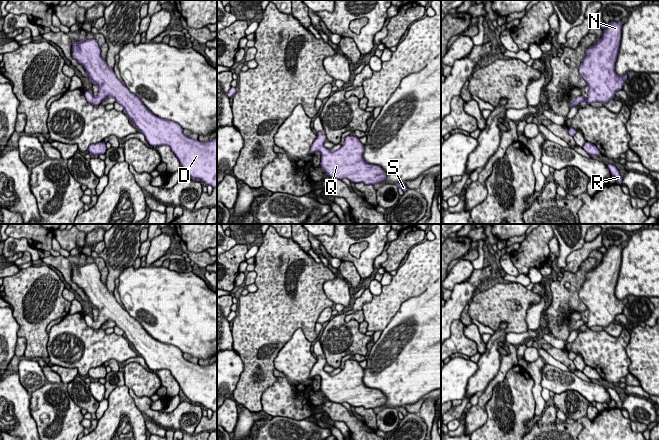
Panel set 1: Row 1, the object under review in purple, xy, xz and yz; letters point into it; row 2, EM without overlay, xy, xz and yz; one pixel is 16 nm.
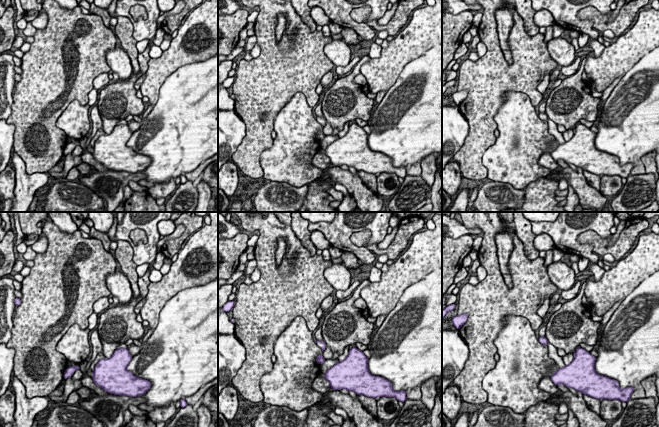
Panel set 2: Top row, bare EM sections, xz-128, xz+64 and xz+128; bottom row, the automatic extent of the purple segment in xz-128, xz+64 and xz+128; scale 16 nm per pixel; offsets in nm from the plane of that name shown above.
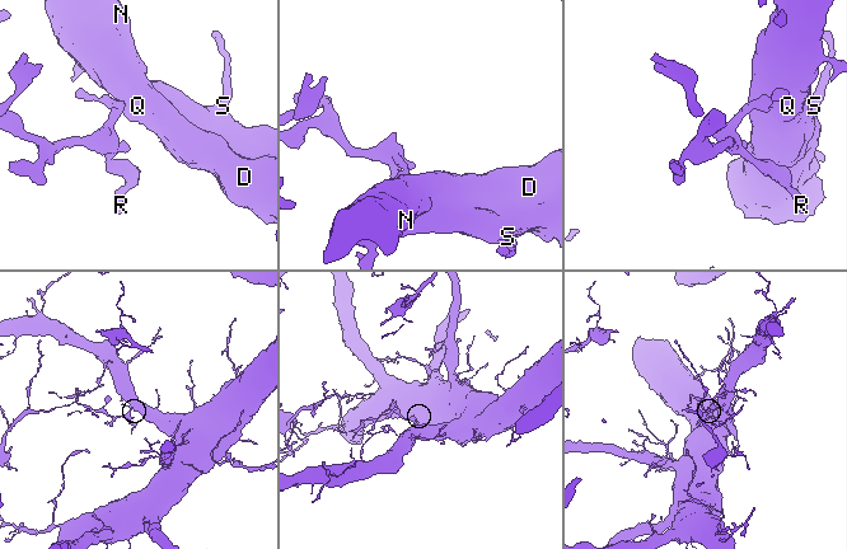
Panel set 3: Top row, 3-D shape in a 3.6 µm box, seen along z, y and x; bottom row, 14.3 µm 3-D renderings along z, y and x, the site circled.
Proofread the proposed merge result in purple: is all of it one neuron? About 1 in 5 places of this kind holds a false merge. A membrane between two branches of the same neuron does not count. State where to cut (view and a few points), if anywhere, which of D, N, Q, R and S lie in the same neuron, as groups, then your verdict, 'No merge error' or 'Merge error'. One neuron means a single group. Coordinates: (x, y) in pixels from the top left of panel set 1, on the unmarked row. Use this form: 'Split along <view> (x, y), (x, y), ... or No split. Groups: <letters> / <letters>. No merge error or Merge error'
No split. Groups: D N Q R S. No merge error

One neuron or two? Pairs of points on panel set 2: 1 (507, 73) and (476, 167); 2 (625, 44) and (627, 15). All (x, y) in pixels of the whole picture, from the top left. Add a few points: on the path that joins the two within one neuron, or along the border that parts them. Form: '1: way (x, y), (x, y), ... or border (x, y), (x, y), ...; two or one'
1: way (485, 96), (481, 104), (481, 136), (476, 144); one
2: border (622, 33), (617, 37); two

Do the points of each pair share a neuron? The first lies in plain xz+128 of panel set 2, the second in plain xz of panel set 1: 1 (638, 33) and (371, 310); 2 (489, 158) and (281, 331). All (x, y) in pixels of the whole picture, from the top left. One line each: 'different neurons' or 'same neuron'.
1: same neuron
2: different neurons

